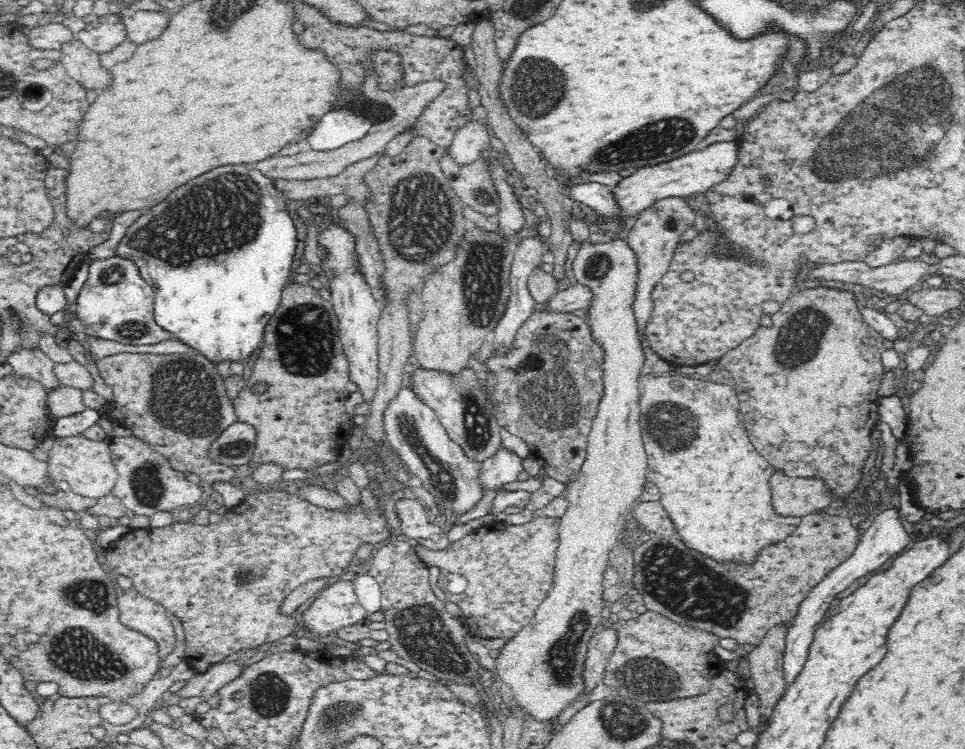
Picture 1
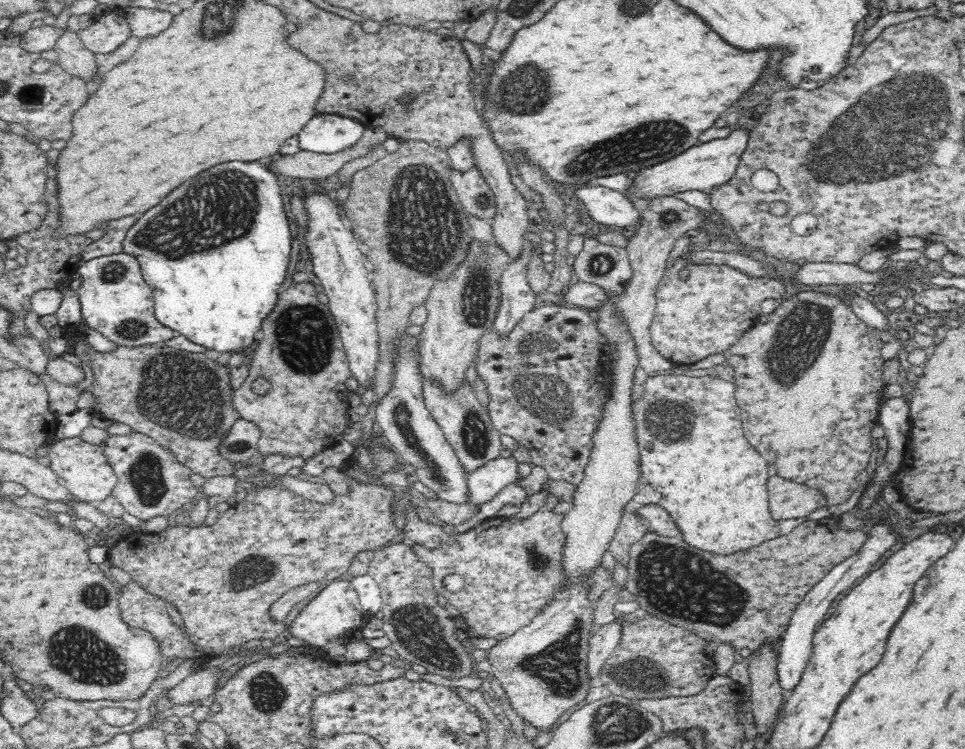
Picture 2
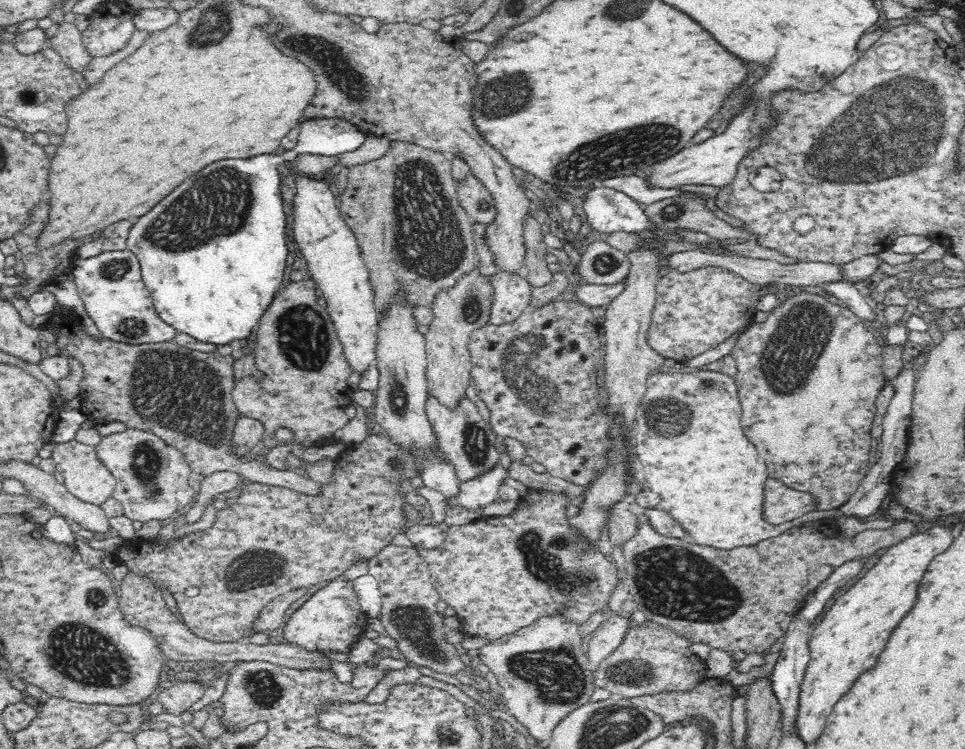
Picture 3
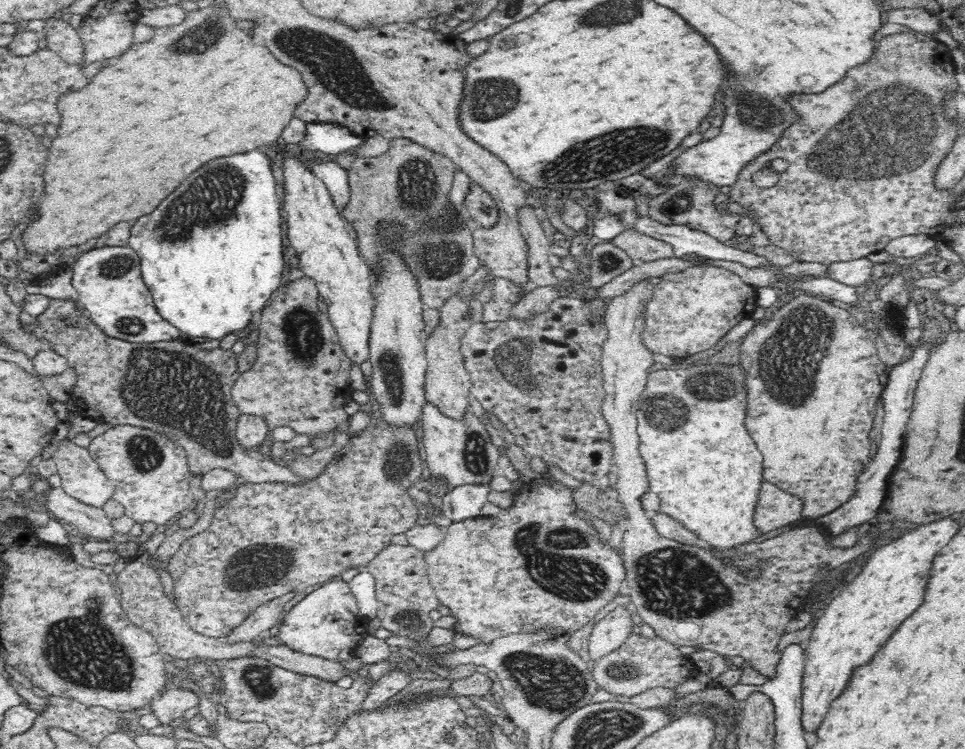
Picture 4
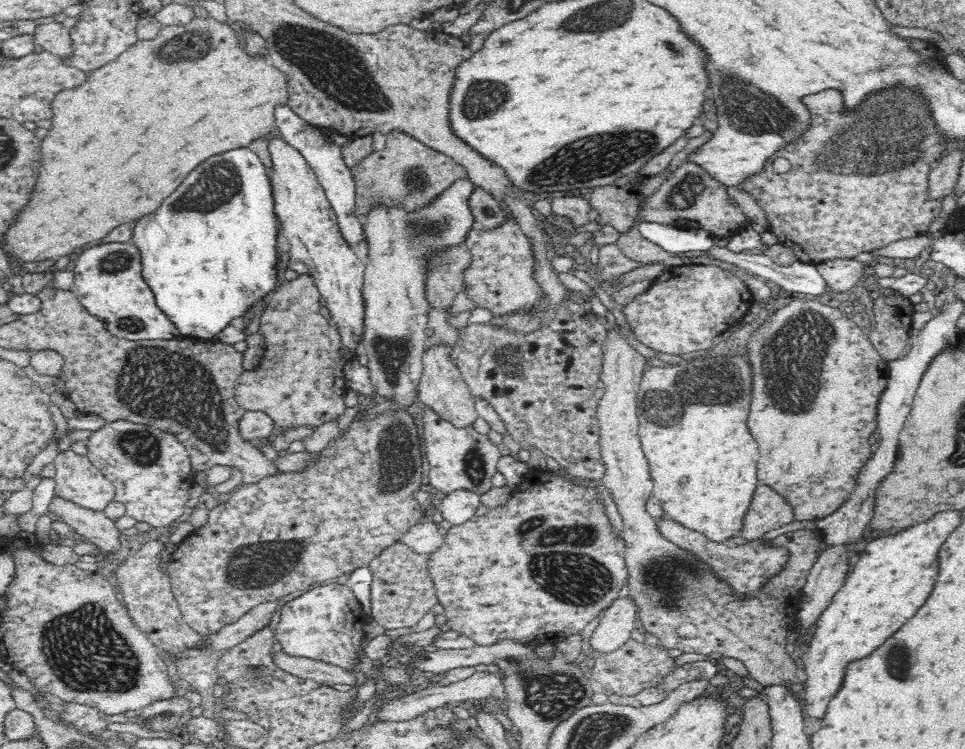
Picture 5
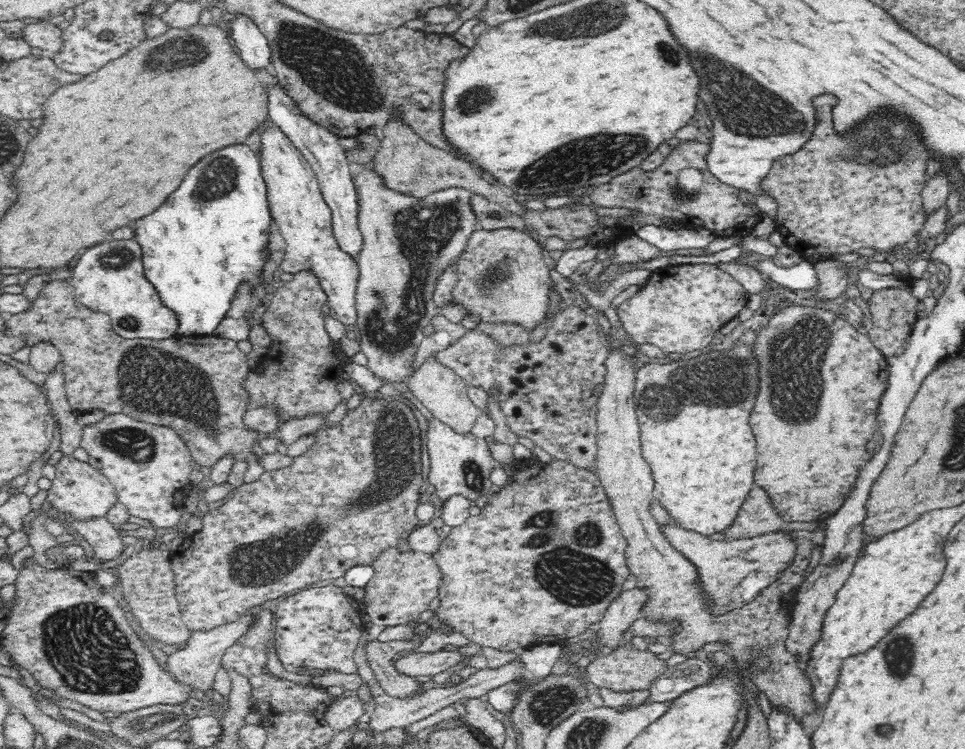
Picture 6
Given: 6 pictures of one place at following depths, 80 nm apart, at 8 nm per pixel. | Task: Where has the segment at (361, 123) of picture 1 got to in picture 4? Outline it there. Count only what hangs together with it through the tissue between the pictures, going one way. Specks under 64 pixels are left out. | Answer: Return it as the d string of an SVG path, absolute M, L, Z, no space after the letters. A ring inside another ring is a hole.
M307 122L306 136L296 144L302 152L322 152L322 154L342 154L354 150L362 144L362 137L352 132L351 128L338 122ZM262 150L238 154L238 156L232 156L232 158L212 160L206 166L202 166L196 174L188 176L168 198L162 200L162 204L154 212L142 216L134 224L128 242L129 247L140 257L139 263L143 282L151 292L153 303L160 316L166 322L175 326L181 333L213 341L222 340L230 334L238 334L244 328L248 328L250 322L257 320L258 314L269 303L274 290L281 286L282 272L284 272L284 230L282 230L282 226L284 226L285 218L272 166L274 166L274 160L270 158L270 155L266 156L266 152Z

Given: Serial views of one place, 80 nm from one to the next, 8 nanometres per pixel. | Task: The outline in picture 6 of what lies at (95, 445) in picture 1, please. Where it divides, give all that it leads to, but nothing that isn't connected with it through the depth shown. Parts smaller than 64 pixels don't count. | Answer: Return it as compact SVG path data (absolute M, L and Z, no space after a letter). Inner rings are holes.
M63 456L56 462L56 478L47 496L46 505L57 513L69 512L74 517L90 518L106 516L117 504L117 493L114 486L95 467L72 456Z

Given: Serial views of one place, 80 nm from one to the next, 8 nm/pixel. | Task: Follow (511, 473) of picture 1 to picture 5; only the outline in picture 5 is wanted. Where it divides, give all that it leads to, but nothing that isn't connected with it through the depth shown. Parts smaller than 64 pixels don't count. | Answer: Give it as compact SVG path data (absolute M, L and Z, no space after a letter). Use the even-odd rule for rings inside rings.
M456 490L448 493L439 504L444 520L452 525L467 524L475 516L478 506L482 505L481 494L474 490Z

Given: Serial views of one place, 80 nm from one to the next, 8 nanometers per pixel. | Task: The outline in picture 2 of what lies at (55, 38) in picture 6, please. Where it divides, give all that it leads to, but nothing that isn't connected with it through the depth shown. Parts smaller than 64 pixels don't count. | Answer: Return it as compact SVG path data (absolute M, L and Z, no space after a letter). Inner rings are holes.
M67 31L54 46L59 55L60 67L72 76L84 81L98 78L98 64L94 52L87 50L78 37L78 32Z

